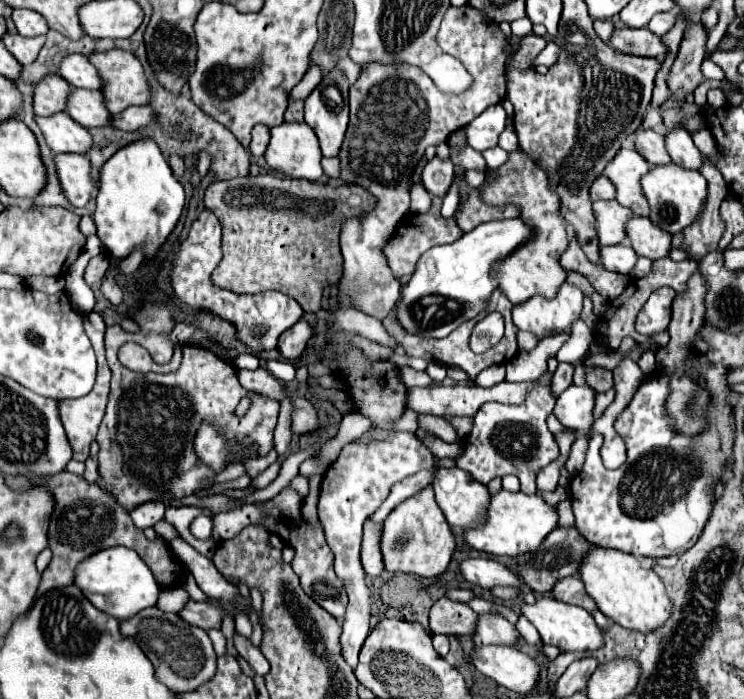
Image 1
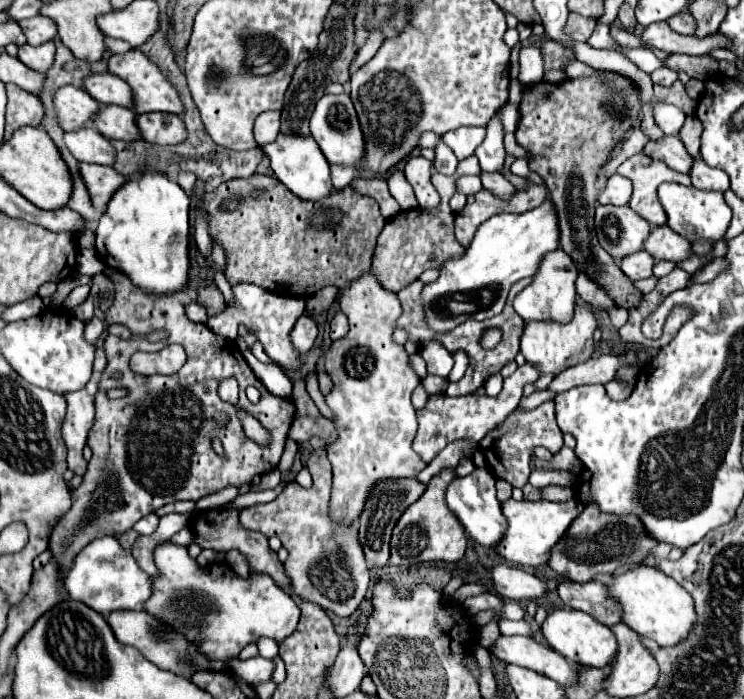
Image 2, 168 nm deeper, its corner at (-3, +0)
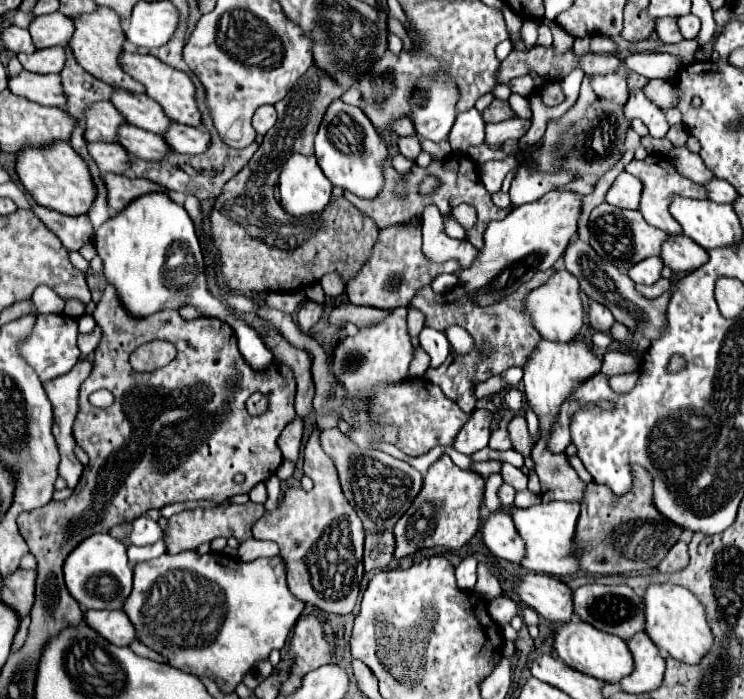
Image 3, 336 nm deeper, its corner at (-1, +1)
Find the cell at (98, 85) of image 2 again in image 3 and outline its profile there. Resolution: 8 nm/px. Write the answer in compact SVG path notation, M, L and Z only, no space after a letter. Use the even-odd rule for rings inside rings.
M116 88L112 96L112 104L124 114L124 118L130 124L144 128L148 132L162 136L168 132L172 124L170 118L166 118L162 106L152 98L148 98L146 94L134 94L134 92Z

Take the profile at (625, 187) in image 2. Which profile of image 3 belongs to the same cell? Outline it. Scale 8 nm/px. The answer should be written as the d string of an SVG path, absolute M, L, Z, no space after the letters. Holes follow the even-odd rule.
M622 172L616 182L612 184L612 188L606 194L606 202L616 206L616 208L630 208L630 210L638 210L640 204L640 196L642 196L642 182L628 174Z

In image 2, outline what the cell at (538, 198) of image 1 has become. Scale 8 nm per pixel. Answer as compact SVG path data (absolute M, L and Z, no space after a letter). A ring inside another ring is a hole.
M558 247L556 251L548 253L536 273L532 275L532 283L522 289L516 297L514 297L514 309L516 313L524 319L524 321L540 321L540 319L552 319L552 321L570 321L572 313L574 313L574 301L576 301L576 265L572 261L572 257L568 253L564 253L562 247Z

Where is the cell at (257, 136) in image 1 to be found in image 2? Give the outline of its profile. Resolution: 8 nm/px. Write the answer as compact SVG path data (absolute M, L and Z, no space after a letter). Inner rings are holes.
M268 111L268 113L262 113L256 119L256 123L254 123L254 139L256 139L256 143L260 147L266 145L266 143L272 143L278 133L280 133L280 113Z

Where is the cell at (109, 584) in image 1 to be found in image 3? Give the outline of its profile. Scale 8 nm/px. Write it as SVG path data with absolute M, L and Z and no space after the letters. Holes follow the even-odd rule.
M110 534L88 536L68 554L64 562L64 580L70 594L84 610L120 610L132 590L132 566L126 558L126 546Z

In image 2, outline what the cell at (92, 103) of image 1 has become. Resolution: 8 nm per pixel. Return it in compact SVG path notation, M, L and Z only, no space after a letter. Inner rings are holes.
M102 105L100 111L92 117L92 125L108 139L140 139L140 133L136 129L134 113L120 105Z

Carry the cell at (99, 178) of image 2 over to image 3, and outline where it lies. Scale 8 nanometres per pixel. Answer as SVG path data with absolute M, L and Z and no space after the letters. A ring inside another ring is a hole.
M104 174L104 182L108 188L108 204L114 212L122 212L132 200L150 194L150 192L166 192L160 184L154 184L144 178L130 178L124 174Z

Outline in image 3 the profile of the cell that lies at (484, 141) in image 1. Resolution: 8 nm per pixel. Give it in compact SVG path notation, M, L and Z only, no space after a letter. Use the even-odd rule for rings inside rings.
M506 158L506 160L490 160L490 162L484 162L478 166L478 172L482 176L482 182L486 186L486 190L490 194L498 192L500 186L502 186L502 180L506 178L506 174L510 170L516 168L516 160L512 158Z

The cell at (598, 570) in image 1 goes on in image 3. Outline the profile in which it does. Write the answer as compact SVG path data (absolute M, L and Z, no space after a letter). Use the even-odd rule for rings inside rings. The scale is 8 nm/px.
M652 584L648 586L644 600L646 600L646 632L660 650L668 652L672 658L686 664L698 664L710 652L714 644L714 634L708 626L704 606L690 590L672 584Z

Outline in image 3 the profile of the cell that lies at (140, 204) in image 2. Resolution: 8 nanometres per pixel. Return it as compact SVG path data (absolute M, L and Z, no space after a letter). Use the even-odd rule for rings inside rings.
M146 194L130 202L116 218L104 222L96 232L96 252L104 262L106 282L114 286L122 306L134 318L146 318L160 310L180 310L182 306L194 306L202 316L218 318L228 322L236 330L238 348L246 362L256 370L266 370L274 360L272 352L266 348L262 336L246 324L234 310L216 300L206 286L206 266L194 224L186 210L172 202L166 194ZM172 252L190 252L184 256L184 264L190 268L170 266Z

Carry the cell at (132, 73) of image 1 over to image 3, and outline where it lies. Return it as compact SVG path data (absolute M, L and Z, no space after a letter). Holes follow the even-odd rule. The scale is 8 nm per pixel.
M124 52L120 56L120 64L126 74L130 74L134 80L138 80L140 84L146 86L146 94L164 108L164 112L170 120L174 120L178 124L186 124L186 126L200 126L202 124L202 112L198 110L198 104L196 104L196 88L186 72L164 64L162 60L158 60L152 54L142 56L142 54Z

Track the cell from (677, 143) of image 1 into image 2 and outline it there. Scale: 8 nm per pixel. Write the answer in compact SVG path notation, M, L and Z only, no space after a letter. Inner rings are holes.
M696 157L692 167L690 167L690 179L692 185L698 189L716 189L716 191L726 191L728 185L728 175L722 169L714 169L710 165L704 165L702 157Z

